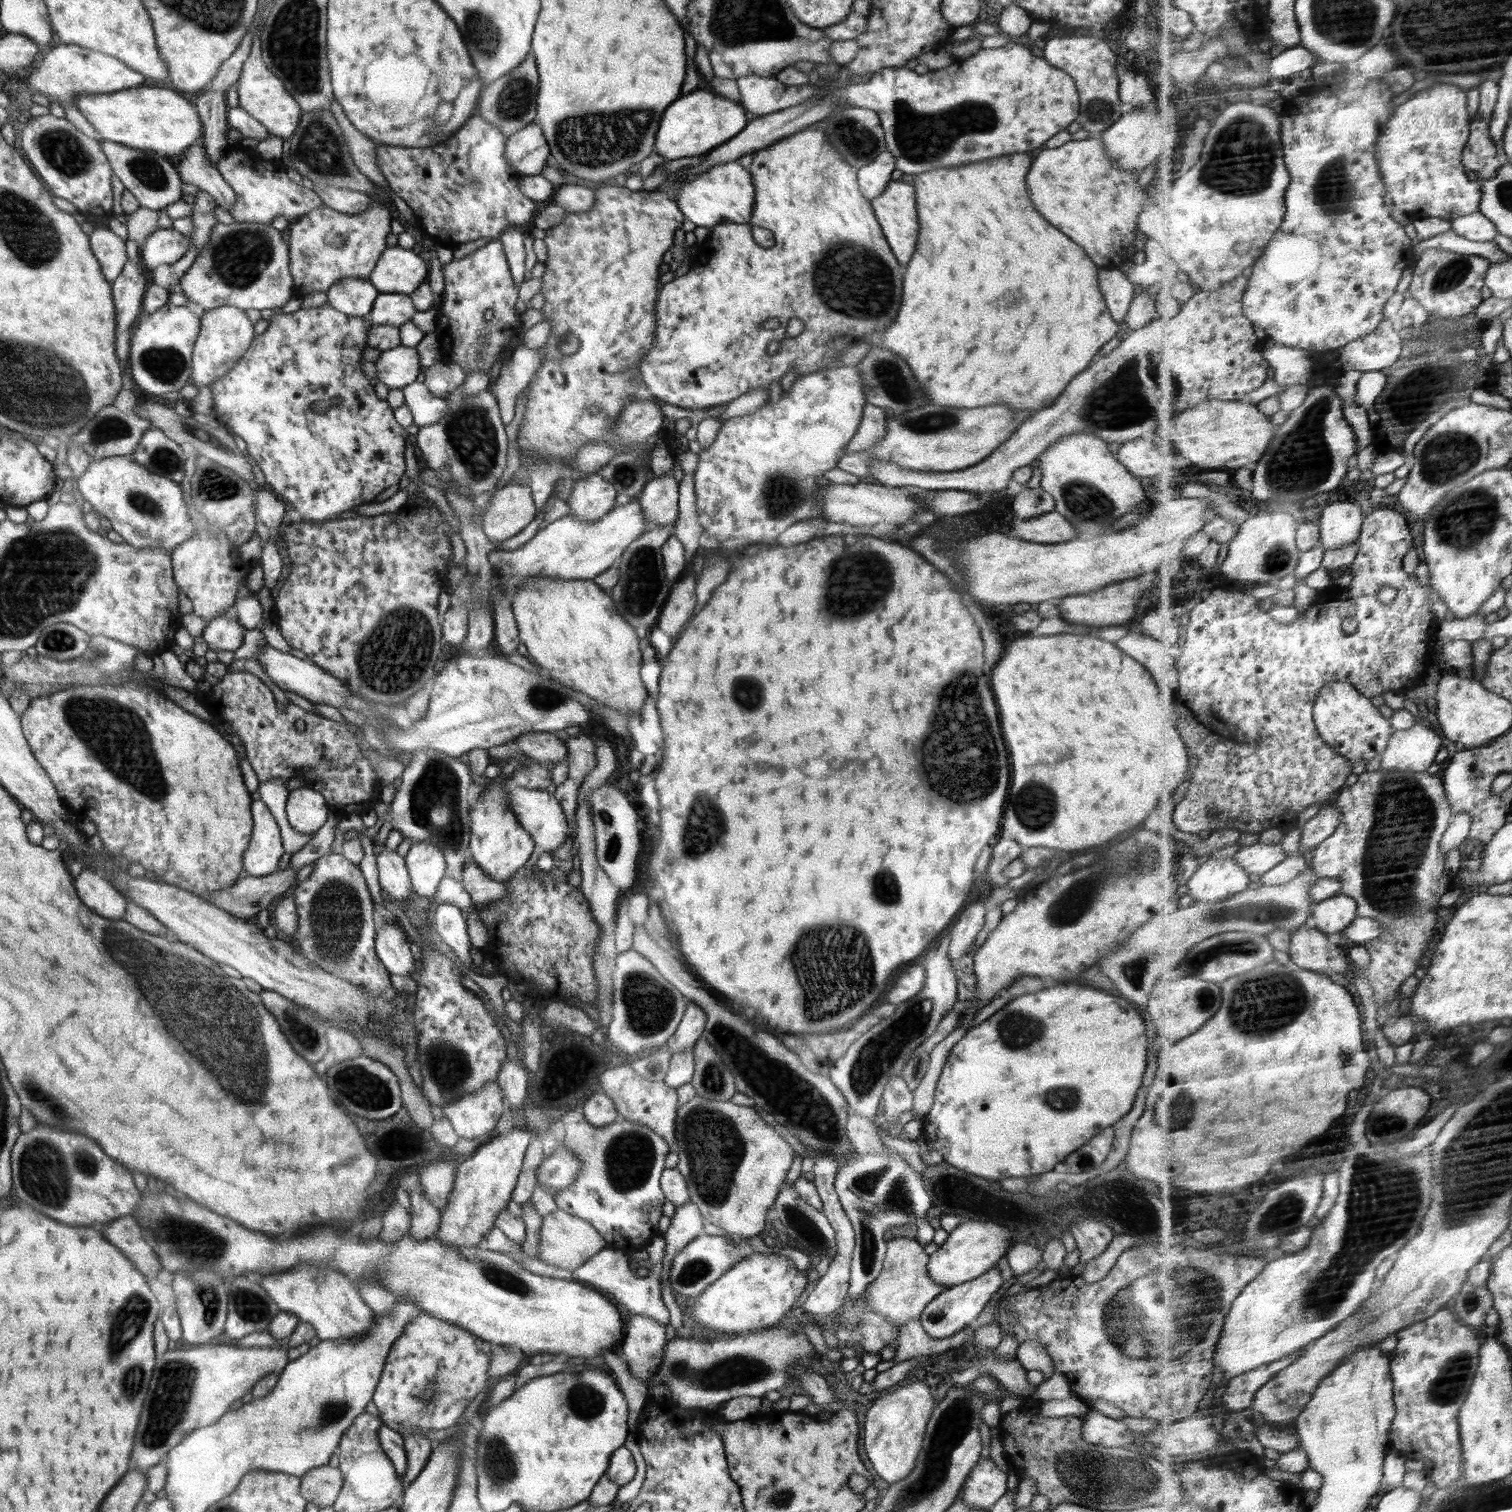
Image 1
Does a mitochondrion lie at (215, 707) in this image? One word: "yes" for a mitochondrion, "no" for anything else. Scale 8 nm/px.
no

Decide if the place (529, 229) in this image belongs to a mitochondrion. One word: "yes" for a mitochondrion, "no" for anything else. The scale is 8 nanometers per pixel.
no

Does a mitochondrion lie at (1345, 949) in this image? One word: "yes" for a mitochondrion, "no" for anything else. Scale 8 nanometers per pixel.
no

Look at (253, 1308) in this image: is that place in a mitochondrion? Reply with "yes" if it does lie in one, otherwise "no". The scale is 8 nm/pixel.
yes

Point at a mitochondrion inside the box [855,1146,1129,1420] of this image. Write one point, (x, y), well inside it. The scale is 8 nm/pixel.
(1084, 1160)

